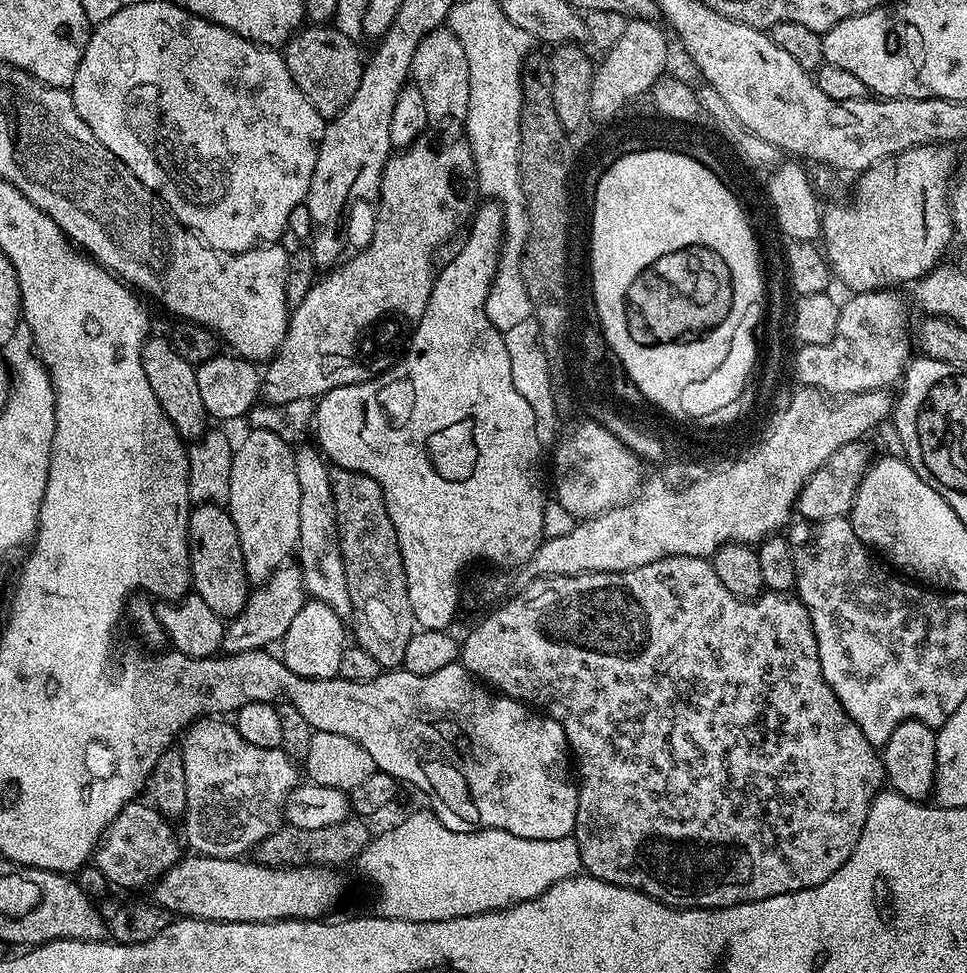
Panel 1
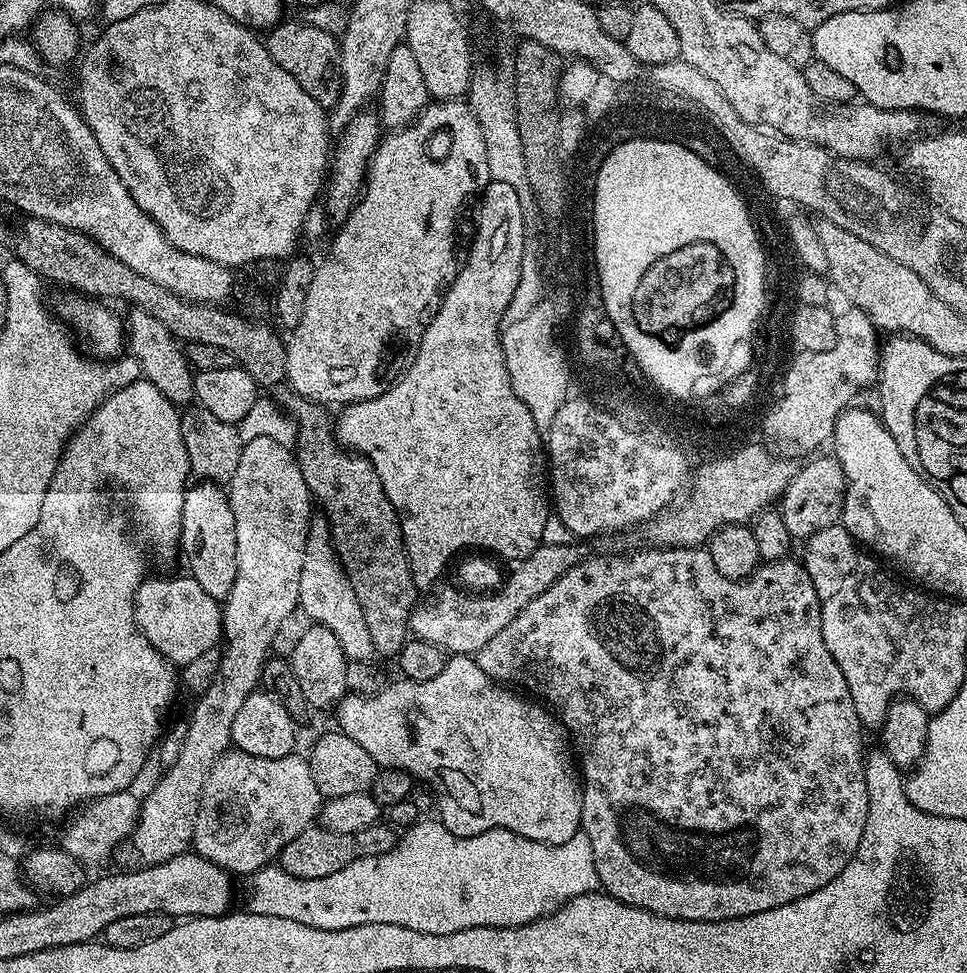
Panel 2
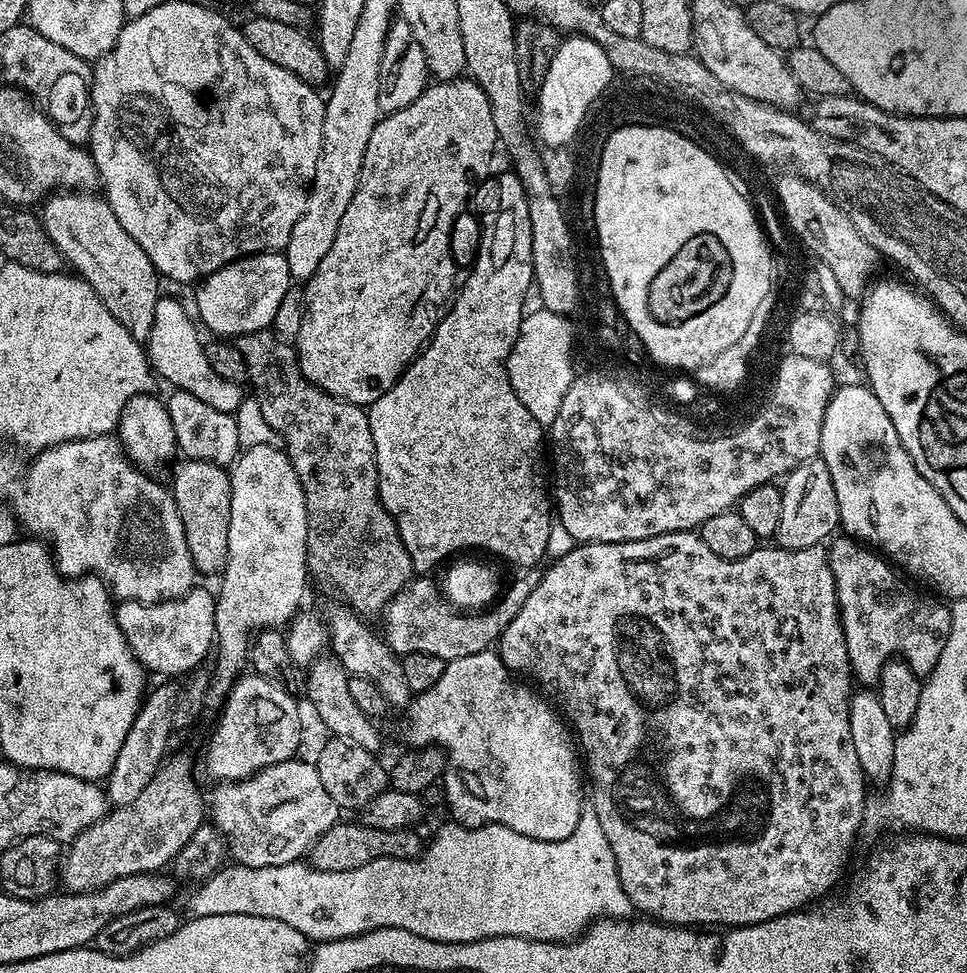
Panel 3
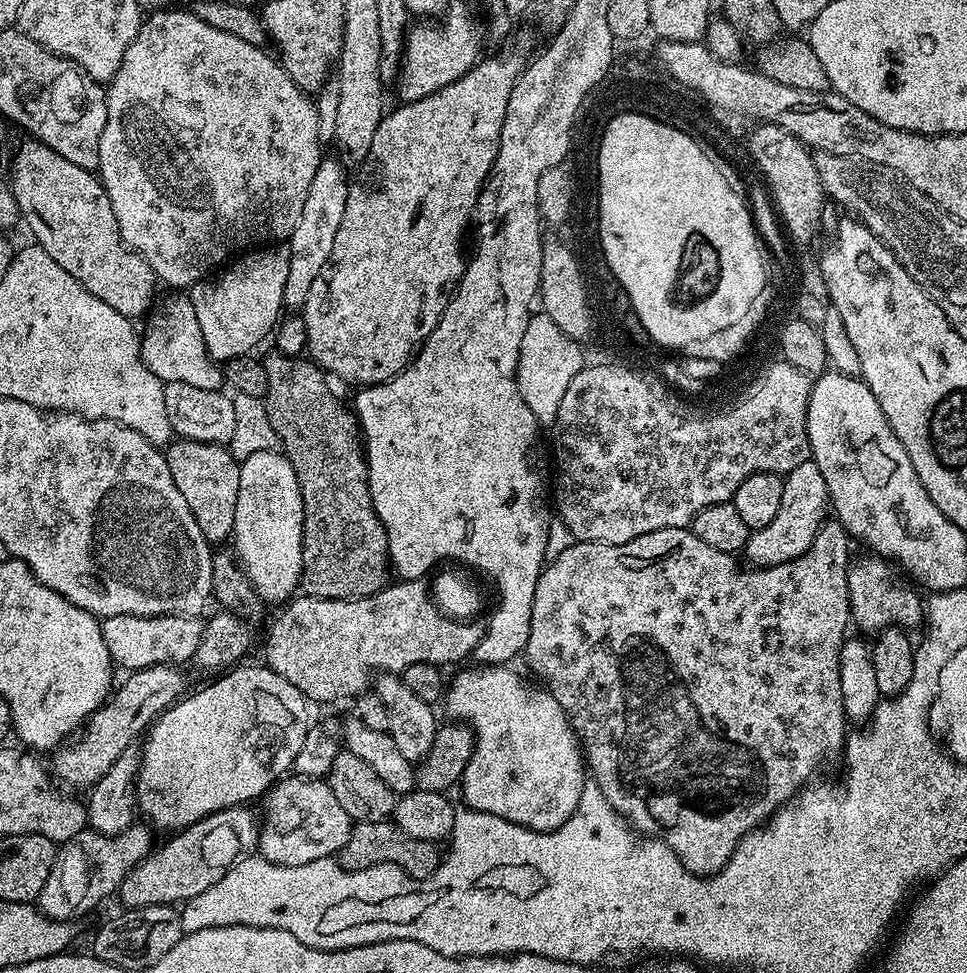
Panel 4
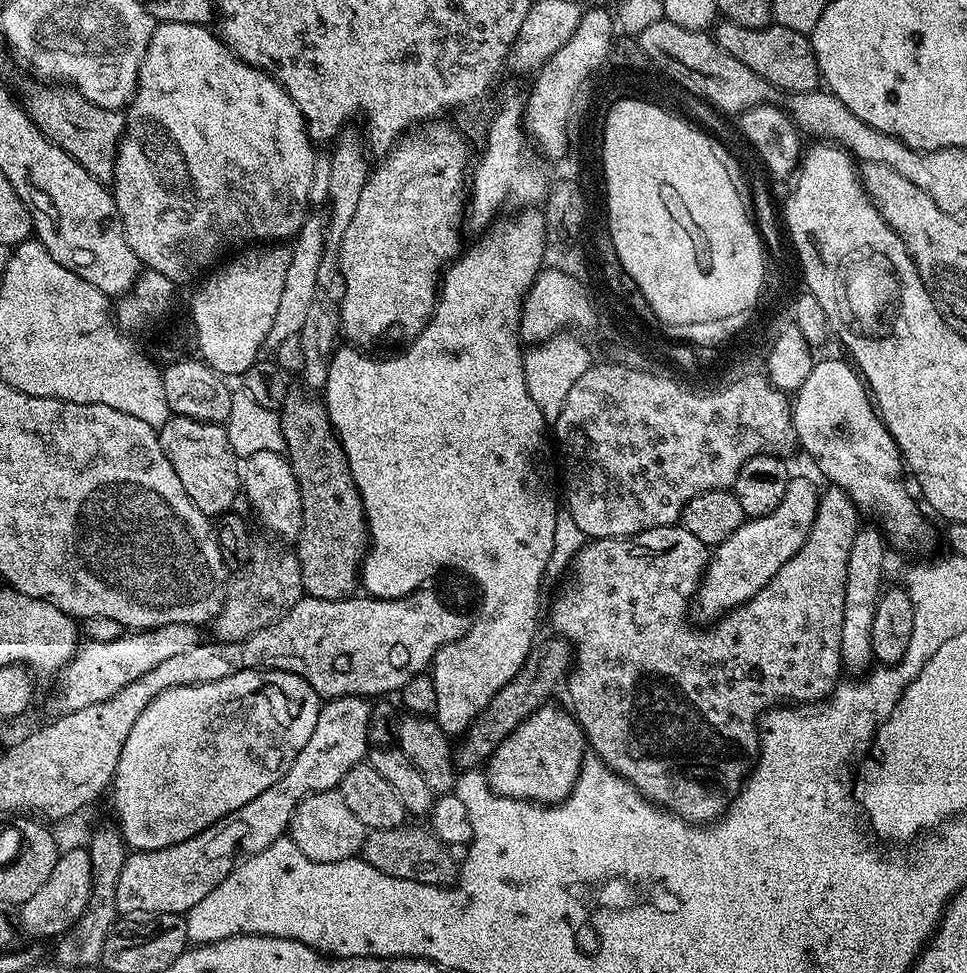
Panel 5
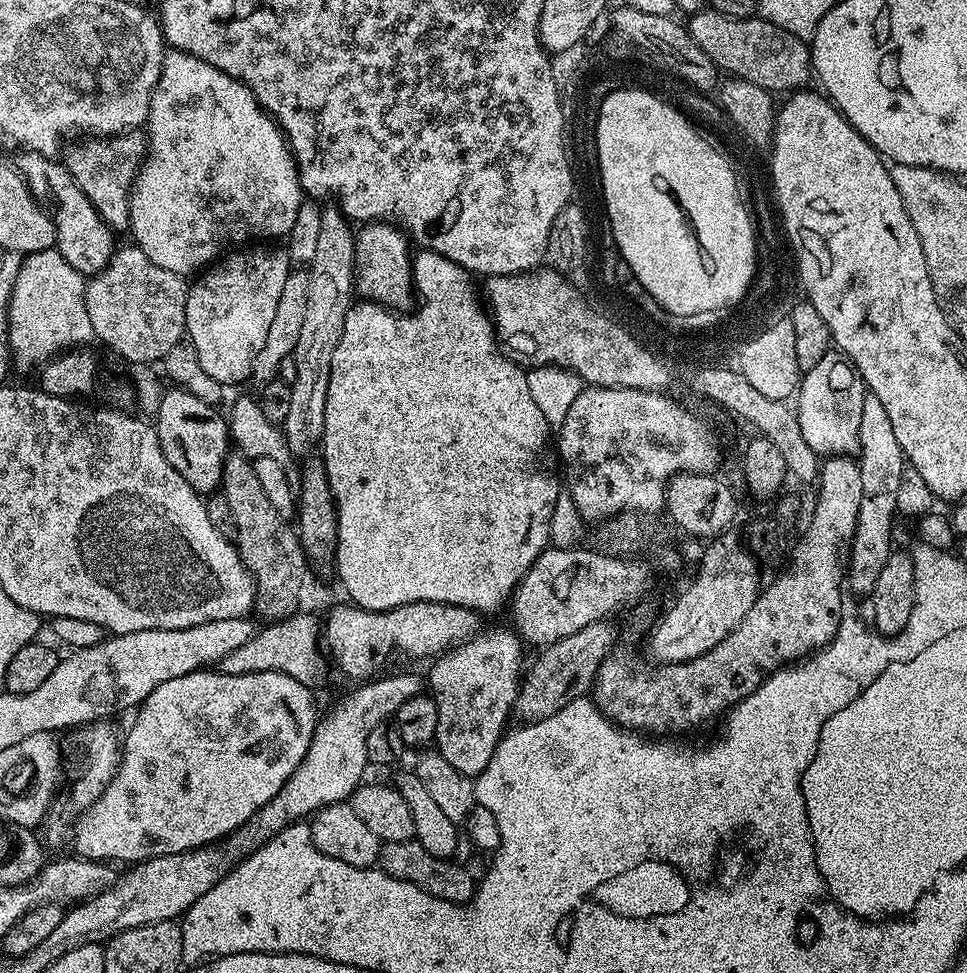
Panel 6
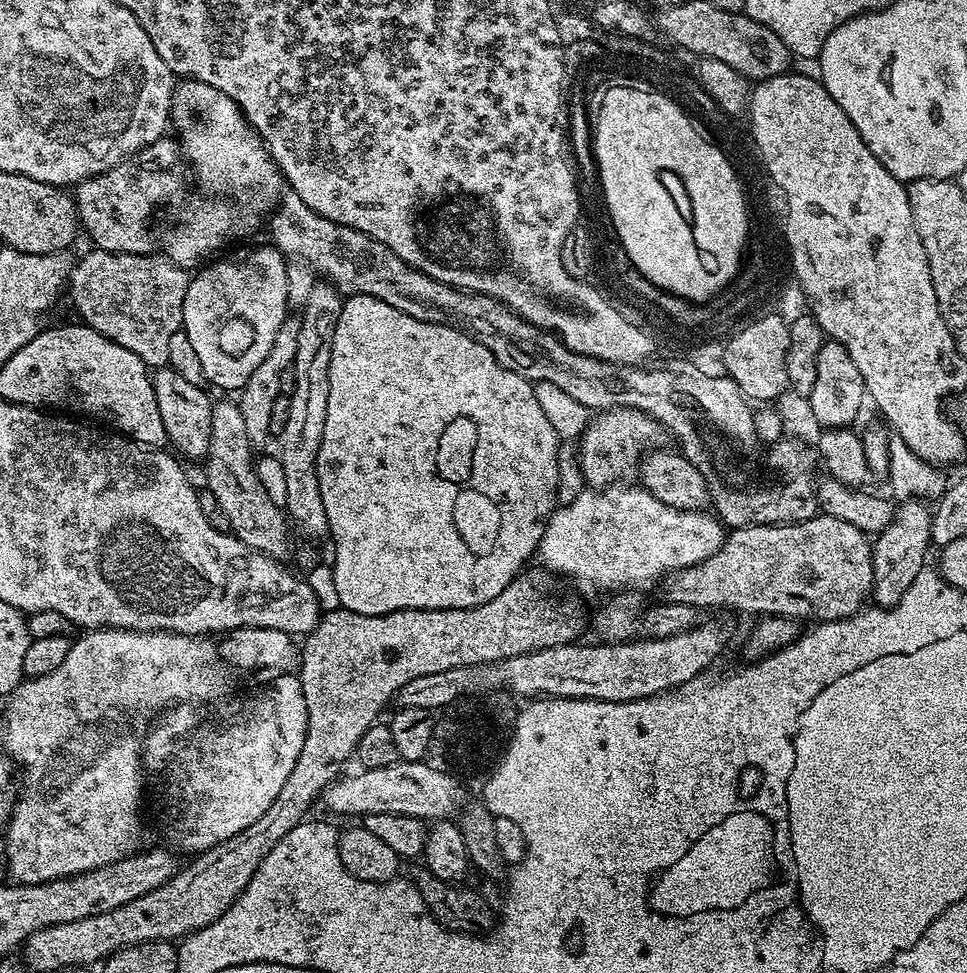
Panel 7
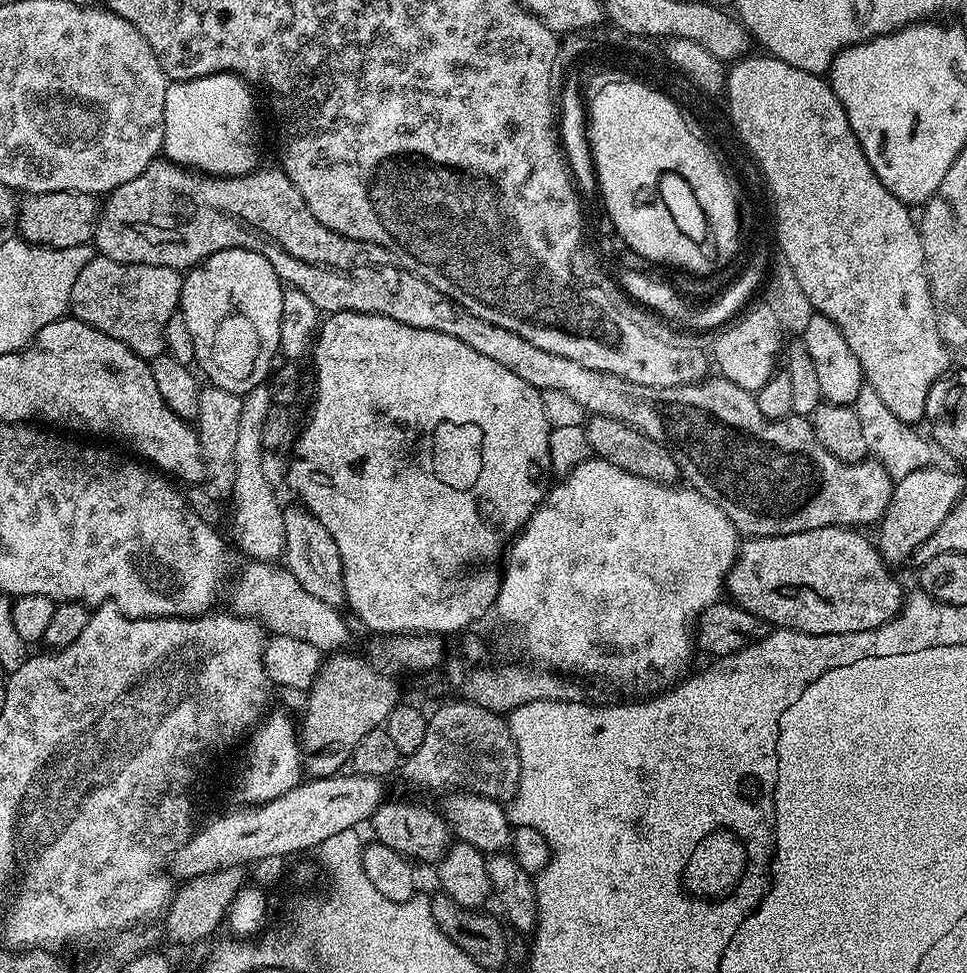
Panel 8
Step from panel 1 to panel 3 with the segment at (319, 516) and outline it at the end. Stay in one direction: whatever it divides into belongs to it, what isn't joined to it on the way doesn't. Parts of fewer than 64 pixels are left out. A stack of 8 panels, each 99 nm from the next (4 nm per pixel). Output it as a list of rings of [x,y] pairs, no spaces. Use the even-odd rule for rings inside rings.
[[[339,606],[332,613],[327,613],[326,623],[330,639],[330,652],[340,661],[342,667],[348,671],[349,676],[370,678],[378,690],[382,690],[382,698],[386,698],[389,709],[403,709],[411,701],[413,693],[410,686],[406,686],[406,678],[402,675],[401,657],[392,651],[392,647],[380,635],[367,628],[357,613],[347,606]]]

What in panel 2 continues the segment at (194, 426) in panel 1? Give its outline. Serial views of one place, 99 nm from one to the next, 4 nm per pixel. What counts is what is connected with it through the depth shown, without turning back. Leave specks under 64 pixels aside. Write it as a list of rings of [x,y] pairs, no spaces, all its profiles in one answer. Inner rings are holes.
[[[133,307],[130,312],[126,316],[126,348],[138,362],[141,377],[158,386],[158,390],[162,390],[172,404],[191,405],[196,395],[194,370],[176,337],[166,330],[166,326],[162,326],[162,322],[158,322],[158,318],[146,314],[141,308]]]

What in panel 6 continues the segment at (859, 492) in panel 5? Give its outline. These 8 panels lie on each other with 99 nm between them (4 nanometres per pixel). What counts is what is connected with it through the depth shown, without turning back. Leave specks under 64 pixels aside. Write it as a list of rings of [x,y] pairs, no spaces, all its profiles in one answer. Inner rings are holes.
[[[831,350],[813,369],[805,371],[800,381],[798,395],[794,400],[794,409],[802,435],[810,449],[820,458],[829,456],[852,456],[859,453],[860,434],[859,423],[862,422],[862,398],[865,394],[864,379],[856,373],[856,367],[849,362],[848,357],[839,351]]]

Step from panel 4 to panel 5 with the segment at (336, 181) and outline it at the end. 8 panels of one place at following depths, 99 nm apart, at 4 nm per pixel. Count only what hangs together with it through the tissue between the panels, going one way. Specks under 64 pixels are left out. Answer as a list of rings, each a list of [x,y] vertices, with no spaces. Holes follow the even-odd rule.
[[[315,214],[309,215],[291,245],[290,266],[286,269],[286,283],[282,286],[282,295],[278,301],[278,311],[274,313],[274,322],[270,334],[266,334],[266,345],[274,350],[286,342],[286,338],[299,336],[302,325],[310,314],[310,306],[318,298],[318,270],[326,259],[326,224]]]

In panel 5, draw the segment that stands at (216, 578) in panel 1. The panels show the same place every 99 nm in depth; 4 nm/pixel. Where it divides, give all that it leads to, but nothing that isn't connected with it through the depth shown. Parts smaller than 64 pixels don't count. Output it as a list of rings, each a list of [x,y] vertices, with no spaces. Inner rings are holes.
[[[169,415],[168,421],[158,430],[160,445],[174,466],[174,474],[190,494],[190,502],[209,518],[233,511],[237,507],[236,496],[242,492],[242,464],[231,449],[224,424],[207,424],[194,418]]]

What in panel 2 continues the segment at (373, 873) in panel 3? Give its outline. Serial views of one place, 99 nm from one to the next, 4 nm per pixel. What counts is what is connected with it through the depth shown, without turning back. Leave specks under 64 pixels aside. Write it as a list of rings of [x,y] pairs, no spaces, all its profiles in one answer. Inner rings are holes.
[[[433,818],[414,825],[405,836],[403,833],[386,854],[355,860],[350,866],[342,866],[338,874],[326,878],[307,880],[294,878],[294,874],[286,874],[286,870],[278,866],[259,868],[247,881],[246,908],[254,914],[290,918],[290,922],[302,922],[318,930],[389,924],[418,930],[422,934],[454,934],[478,926],[513,928],[541,920],[560,909],[567,900],[593,891],[599,883],[590,838],[586,838],[583,830],[576,832],[570,842],[543,844],[522,838],[505,828],[486,830],[473,836],[456,836],[439,819]]]

